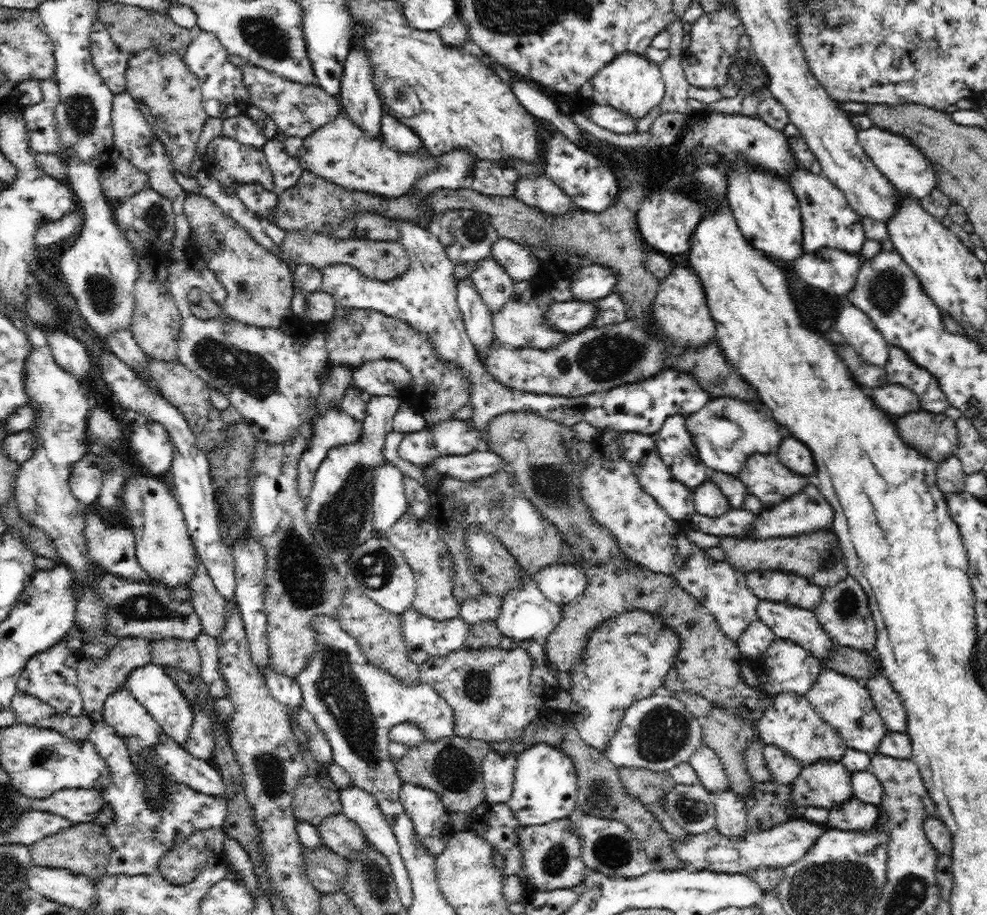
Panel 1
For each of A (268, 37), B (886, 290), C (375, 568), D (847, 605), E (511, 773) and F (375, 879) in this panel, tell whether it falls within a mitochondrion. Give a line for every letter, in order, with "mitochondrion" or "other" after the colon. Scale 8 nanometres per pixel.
A: mitochondrion
B: mitochondrion
C: mitochondrion
D: mitochondrion
E: other
F: mitochondrion

